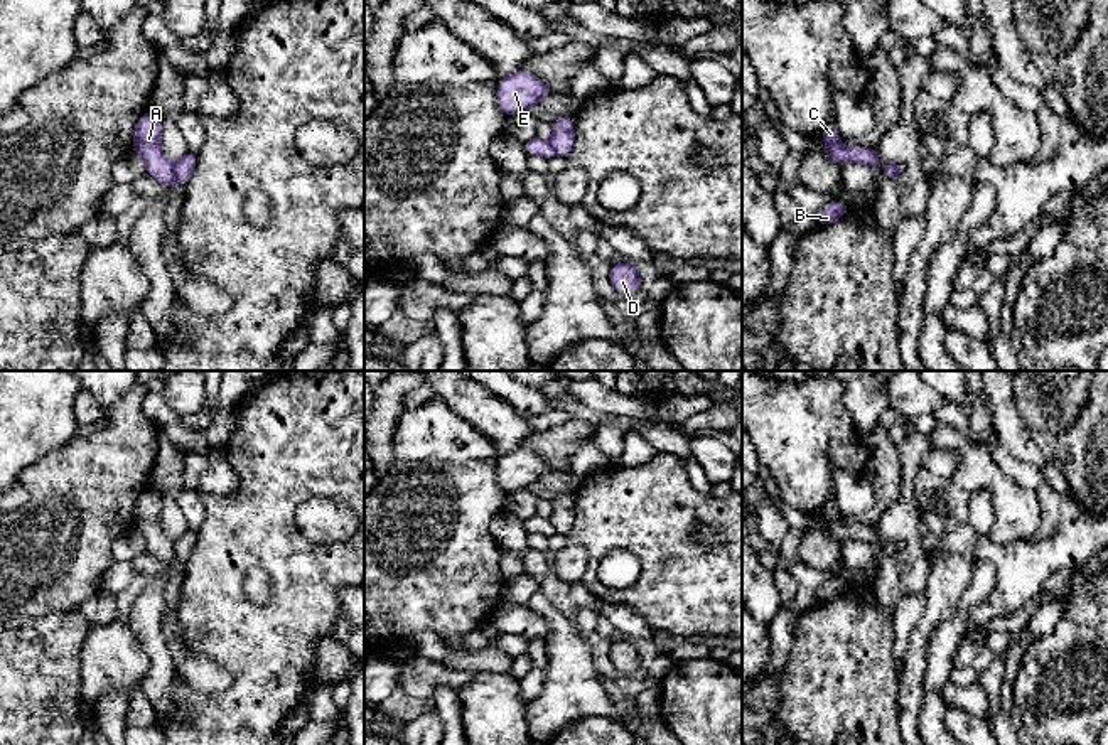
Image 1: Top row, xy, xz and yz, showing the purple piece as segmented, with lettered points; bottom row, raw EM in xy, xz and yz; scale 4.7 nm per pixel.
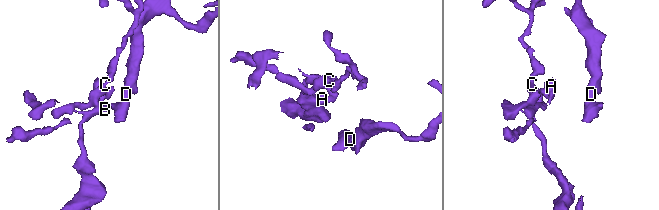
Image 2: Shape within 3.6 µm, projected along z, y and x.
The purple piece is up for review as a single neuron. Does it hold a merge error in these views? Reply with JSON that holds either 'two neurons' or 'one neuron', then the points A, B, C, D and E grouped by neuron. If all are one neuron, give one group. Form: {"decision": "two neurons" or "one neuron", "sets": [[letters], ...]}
{"decision": "two neurons", "sets": [["A", "D"], ["B", "C", "E"]]}

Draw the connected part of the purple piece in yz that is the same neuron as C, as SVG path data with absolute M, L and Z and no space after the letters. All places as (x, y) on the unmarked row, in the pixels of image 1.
M828 501L823 506L821 514L826 521L826 528L825 528L823 534L826 534L828 538L835 539L840 544L843 544L850 539L857 539L857 541L867 543L874 548L880 543L877 526L867 526L867 524L852 526L852 524L842 523L838 519L840 512L838 512L835 501Z

